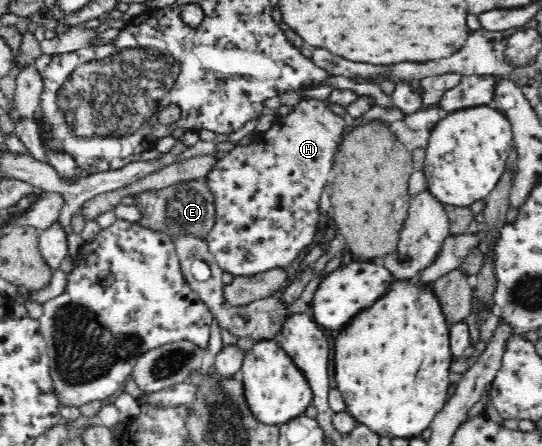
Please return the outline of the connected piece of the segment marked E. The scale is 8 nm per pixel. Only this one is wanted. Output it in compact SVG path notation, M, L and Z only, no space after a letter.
M205 180L177 181L163 189L143 189L133 193L133 206L139 210L141 218L137 224L157 235L175 241L180 237L193 237L206 241L215 229L217 206L215 193Z

